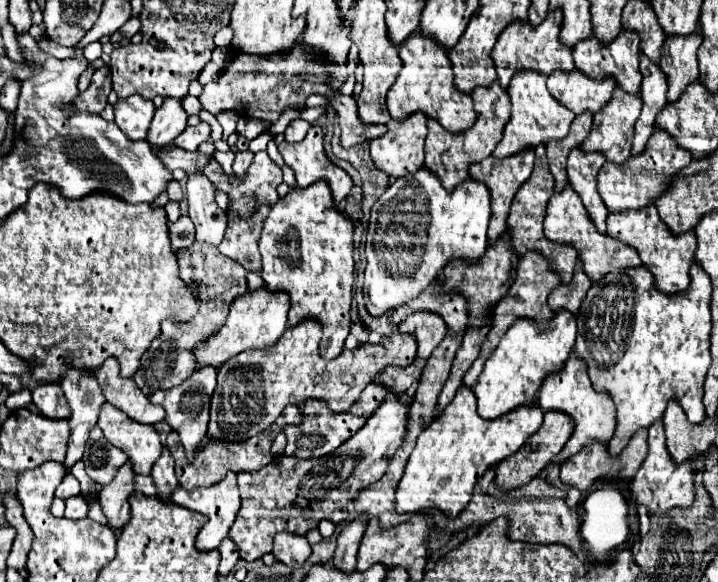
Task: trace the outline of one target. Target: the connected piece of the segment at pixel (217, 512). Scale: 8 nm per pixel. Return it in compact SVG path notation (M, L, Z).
M226 474L226 478L222 482L210 486L210 488L196 488L192 492L186 492L184 488L178 486L174 490L172 498L178 506L200 512L208 518L208 522L198 532L198 550L216 550L220 546L220 542L228 536L228 530L234 524L234 518L240 510L240 494L238 494L238 486L236 486L236 474Z

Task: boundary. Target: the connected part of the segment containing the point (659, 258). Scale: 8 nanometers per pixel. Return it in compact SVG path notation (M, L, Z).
M648 206L642 210L628 210L620 214L608 214L608 234L620 242L626 242L626 246L638 250L638 256L642 258L642 266L646 266L654 276L654 286L666 294L684 292L690 286L690 266L694 262L696 254L696 236L690 230L688 234L674 236L664 222L658 218L656 206Z

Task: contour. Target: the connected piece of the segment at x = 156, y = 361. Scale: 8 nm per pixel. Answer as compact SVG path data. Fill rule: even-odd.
M196 242L190 248L178 250L178 264L180 264L180 278L186 284L198 286L194 294L206 302L206 308L200 310L202 316L192 318L188 324L176 324L172 320L166 320L162 324L162 334L152 342L150 350L142 356L142 364L134 376L134 382L146 396L150 396L156 390L170 390L174 386L180 386L194 372L196 364L192 356L192 348L198 342L216 334L218 328L222 328L222 322L226 322L230 302L236 296L246 294L246 270L238 262L222 256L218 248L214 246L208 246L208 244L202 246ZM176 372L178 372L178 378L174 378Z

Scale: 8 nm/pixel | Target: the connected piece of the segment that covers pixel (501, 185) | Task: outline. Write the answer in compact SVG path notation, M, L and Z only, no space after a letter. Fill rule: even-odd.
M524 150L524 152L520 152L512 158L504 158L504 160L490 156L484 162L470 166L470 176L474 176L476 182L486 182L486 188L490 190L492 218L490 218L490 226L488 226L488 244L494 244L496 238L500 238L502 232L506 232L506 218L508 218L512 198L514 198L516 190L530 178L532 166L534 166L534 152L532 150Z

